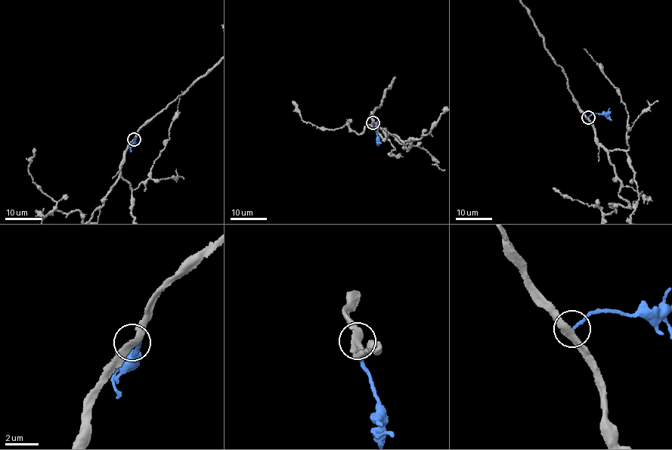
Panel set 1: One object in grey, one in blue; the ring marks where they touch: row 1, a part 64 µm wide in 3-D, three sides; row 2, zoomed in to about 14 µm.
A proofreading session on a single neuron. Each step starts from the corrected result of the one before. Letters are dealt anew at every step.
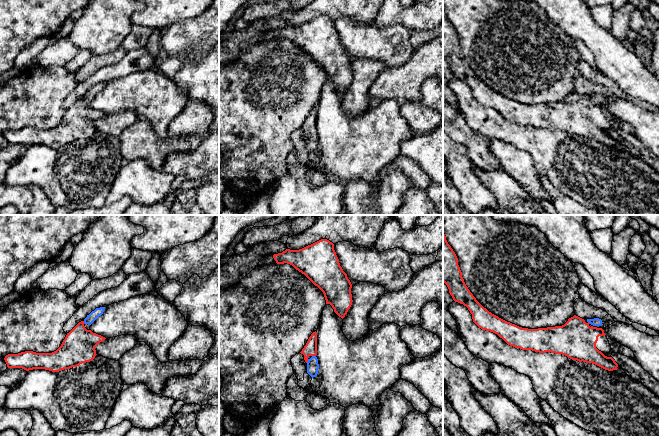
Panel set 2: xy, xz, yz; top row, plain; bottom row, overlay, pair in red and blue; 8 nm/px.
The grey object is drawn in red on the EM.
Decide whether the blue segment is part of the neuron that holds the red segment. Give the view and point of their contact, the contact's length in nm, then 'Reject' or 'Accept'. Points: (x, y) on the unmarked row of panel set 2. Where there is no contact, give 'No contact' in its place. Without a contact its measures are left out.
Touches red at xz (314, 131). Shared border 30 nm. Accept

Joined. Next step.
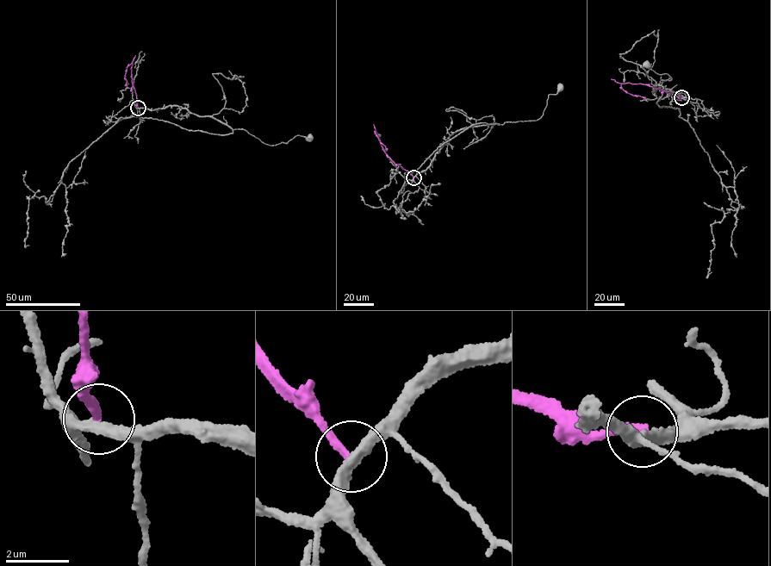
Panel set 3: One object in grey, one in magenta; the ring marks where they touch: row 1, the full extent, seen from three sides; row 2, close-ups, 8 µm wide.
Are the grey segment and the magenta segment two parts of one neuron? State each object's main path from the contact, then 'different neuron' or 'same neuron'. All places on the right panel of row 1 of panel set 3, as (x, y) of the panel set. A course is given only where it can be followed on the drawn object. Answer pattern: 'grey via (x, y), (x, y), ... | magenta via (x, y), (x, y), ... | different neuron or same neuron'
grey via (681, 97), (663, 87), (654, 91), (662, 79), (672, 78), (650, 70), (651, 64), (647, 65) | magenta via (681, 97), (641, 83), (621, 84), (626, 92), (646, 97) | different neuron

